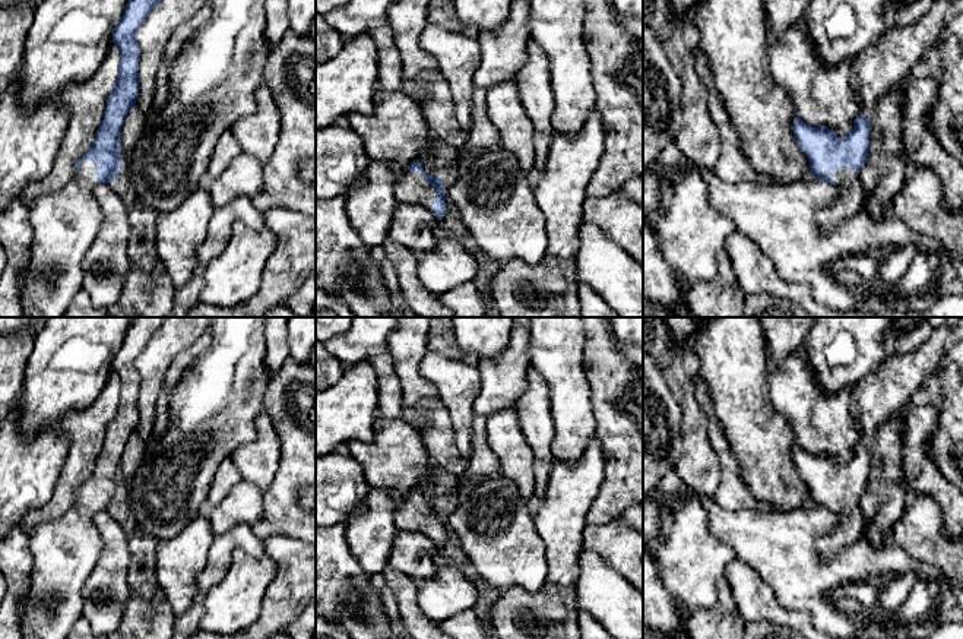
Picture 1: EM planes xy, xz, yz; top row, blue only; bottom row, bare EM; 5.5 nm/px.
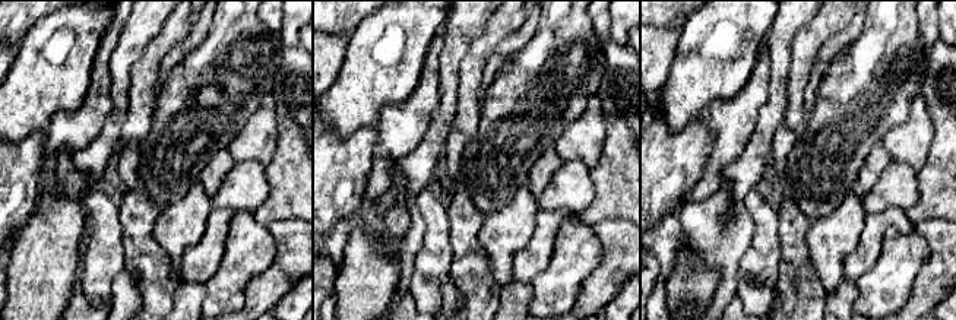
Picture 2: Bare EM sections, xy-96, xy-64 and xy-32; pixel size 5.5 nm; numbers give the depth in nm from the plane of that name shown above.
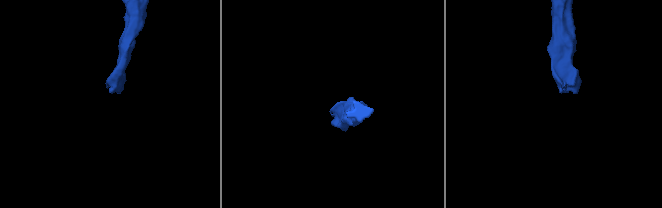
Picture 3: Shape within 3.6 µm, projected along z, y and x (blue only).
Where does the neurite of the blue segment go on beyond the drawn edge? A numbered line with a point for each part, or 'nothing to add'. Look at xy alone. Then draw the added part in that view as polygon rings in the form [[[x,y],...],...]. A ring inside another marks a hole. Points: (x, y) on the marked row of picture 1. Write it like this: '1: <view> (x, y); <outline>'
1: xy (65, 222); [[[85,161],[63,189],[45,193],[28,206],[32,241],[31,279],[22,292],[25,317],[61,317],[82,290],[82,260],[104,221],[94,194],[98,181],[95,173],[94,162]]]

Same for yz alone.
1: yz (851, 198); [[[833,170],[836,183],[836,199],[817,211],[815,221],[821,234],[831,232],[853,215],[859,213],[865,205],[865,193],[859,180],[859,173],[853,170]]]

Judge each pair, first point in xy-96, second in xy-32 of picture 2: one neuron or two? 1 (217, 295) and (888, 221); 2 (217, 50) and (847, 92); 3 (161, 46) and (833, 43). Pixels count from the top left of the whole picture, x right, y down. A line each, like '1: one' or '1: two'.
1: two
2: one
3: two

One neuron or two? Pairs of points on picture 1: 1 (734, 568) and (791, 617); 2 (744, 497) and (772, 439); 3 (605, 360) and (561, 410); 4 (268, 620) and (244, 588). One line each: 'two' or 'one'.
1: one
2: two
3: two
4: two

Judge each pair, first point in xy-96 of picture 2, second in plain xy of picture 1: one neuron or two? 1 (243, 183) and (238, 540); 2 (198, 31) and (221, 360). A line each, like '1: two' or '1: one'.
1: two
2: two

